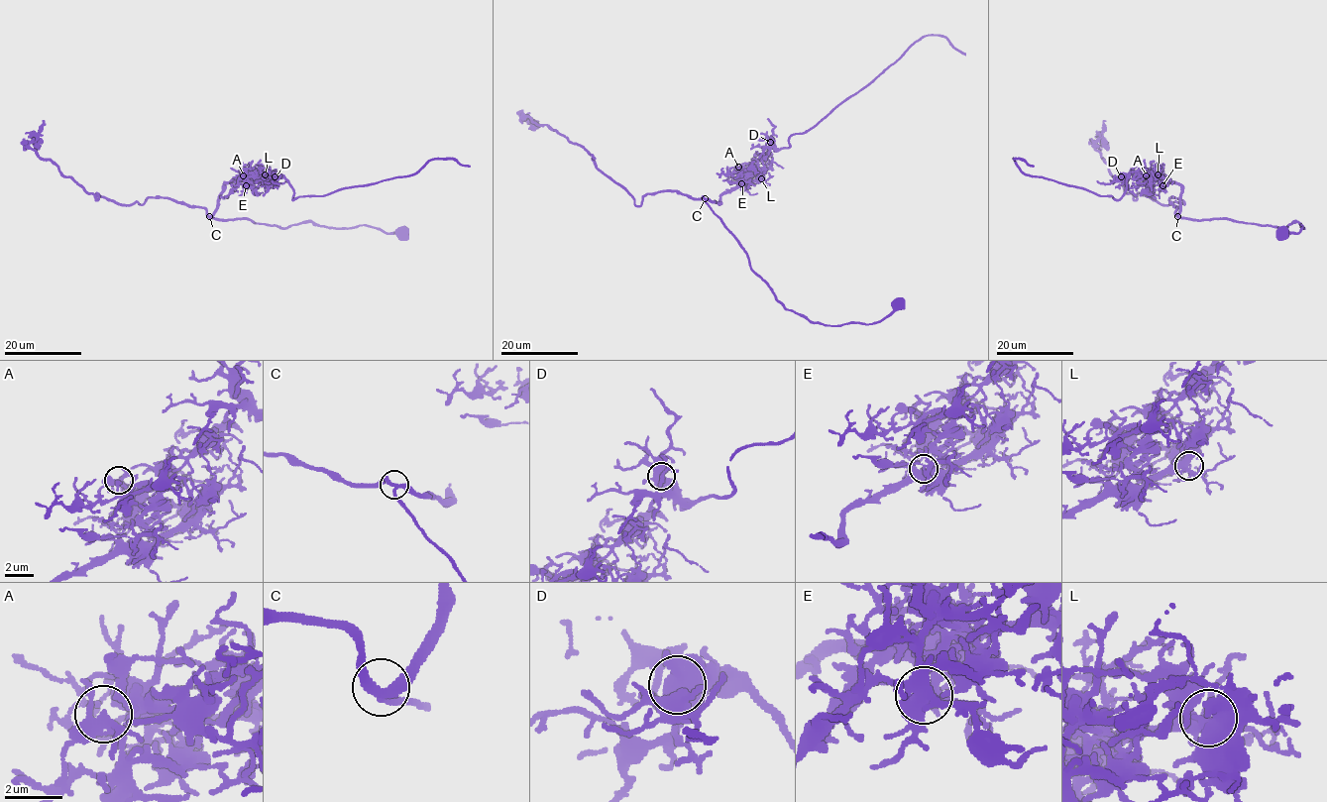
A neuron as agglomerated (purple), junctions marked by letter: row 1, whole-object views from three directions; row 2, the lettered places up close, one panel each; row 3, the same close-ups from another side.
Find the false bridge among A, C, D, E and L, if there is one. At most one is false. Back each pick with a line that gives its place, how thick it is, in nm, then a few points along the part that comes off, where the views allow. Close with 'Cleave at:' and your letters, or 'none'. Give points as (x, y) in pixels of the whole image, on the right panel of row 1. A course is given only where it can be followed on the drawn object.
E: place (1162, 185); calibre 240 nm; course (1161, 185), (1158, 175), (1136, 179), (1130, 173), (1125, 194), (1116, 199), (1025, 174), (1013, 159), (1034, 166)
Cleave at: E

